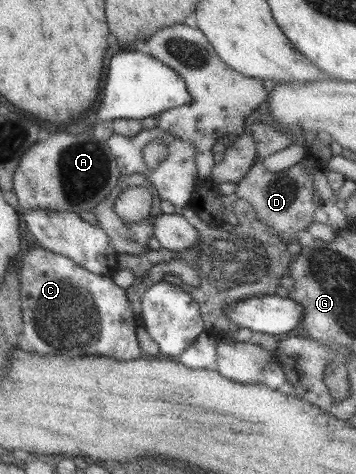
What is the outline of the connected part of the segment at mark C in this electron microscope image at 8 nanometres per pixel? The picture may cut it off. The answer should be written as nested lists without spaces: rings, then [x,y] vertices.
[[[36,246],[21,253],[19,274],[19,298],[22,330],[20,336],[44,355],[60,355],[65,358],[82,356],[110,357],[119,361],[131,361],[140,356],[136,338],[136,316],[125,290],[116,286],[111,277],[94,274],[81,268],[62,254]]]

